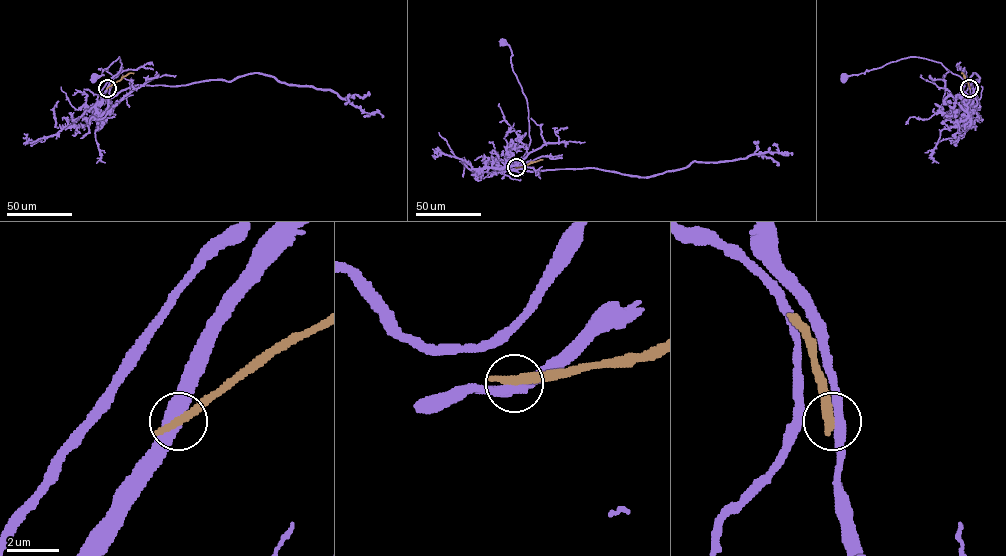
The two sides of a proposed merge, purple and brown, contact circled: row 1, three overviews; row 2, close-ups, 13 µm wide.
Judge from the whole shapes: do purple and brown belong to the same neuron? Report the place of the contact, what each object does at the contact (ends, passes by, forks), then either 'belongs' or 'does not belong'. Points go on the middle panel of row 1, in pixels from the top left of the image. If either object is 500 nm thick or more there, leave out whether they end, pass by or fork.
(516, 167) | purple passes by | brown ends | does not belong

